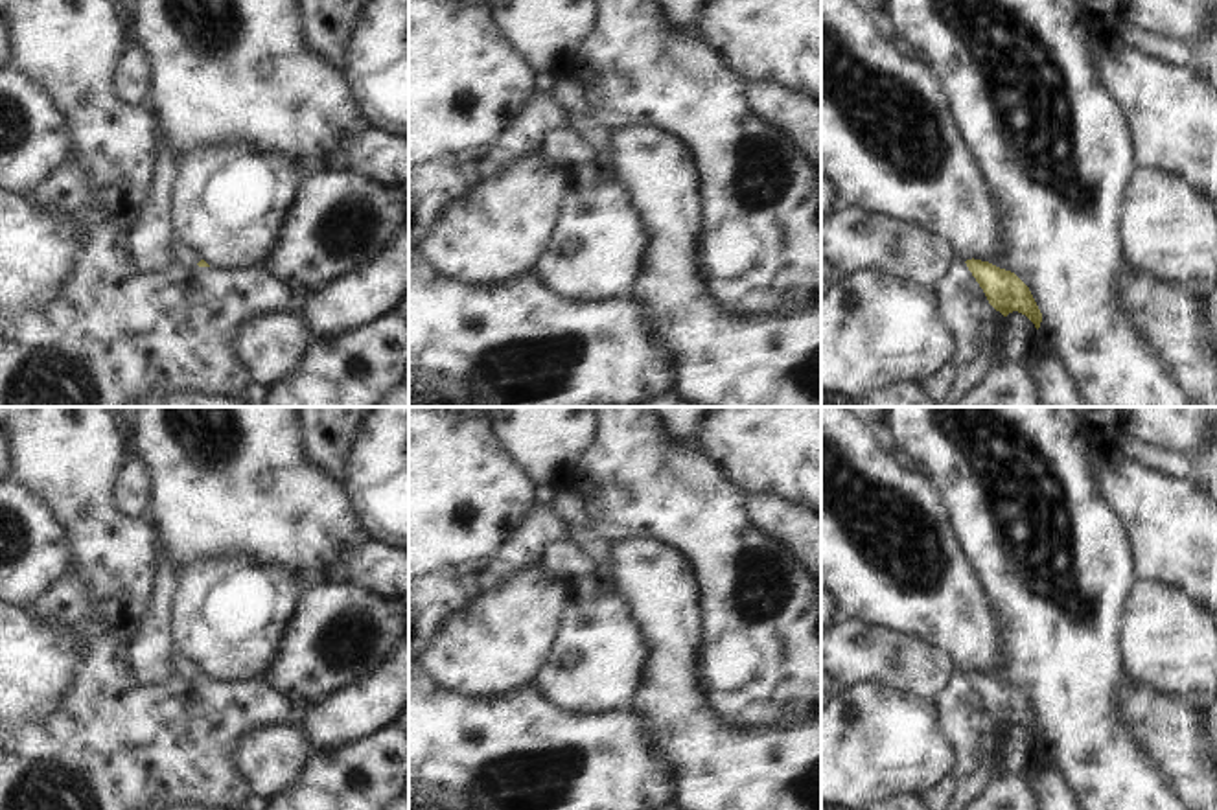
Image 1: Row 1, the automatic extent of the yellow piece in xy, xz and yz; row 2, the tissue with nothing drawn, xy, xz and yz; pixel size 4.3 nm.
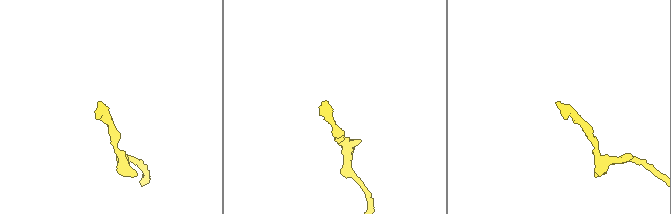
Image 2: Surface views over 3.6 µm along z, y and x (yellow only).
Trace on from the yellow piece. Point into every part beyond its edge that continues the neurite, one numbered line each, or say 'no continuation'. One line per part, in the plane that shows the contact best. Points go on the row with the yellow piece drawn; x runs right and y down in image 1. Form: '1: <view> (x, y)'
1: xy (186, 254)

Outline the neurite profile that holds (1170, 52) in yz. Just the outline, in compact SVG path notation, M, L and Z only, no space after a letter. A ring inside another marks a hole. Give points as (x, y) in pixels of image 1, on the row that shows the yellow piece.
M1118 22L1121 39L1130 50L1142 50L1147 57L1160 57L1165 64L1193 68L1193 48L1162 35L1145 33L1130 22Z

